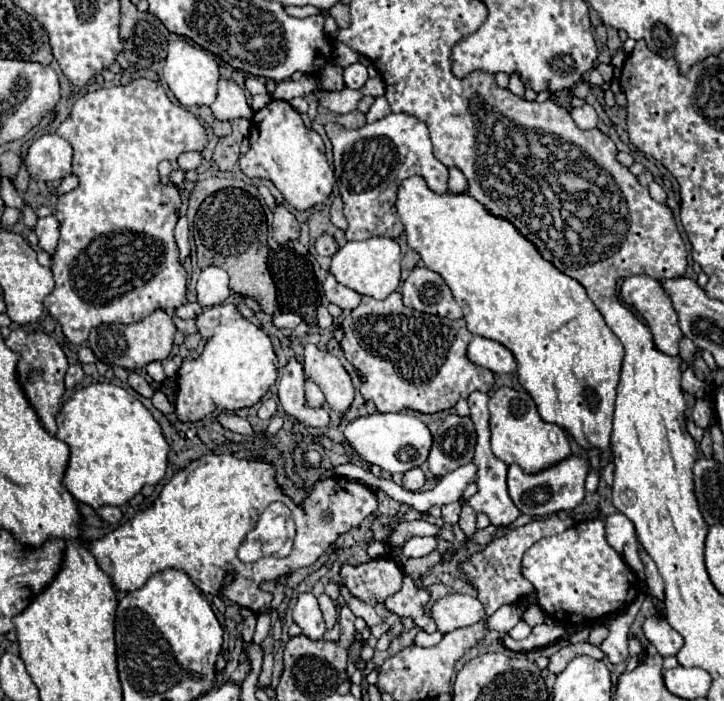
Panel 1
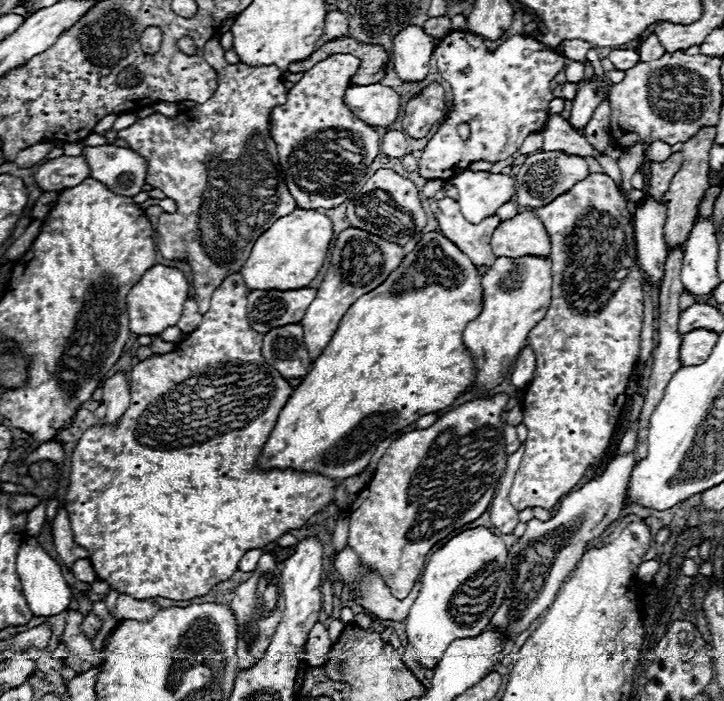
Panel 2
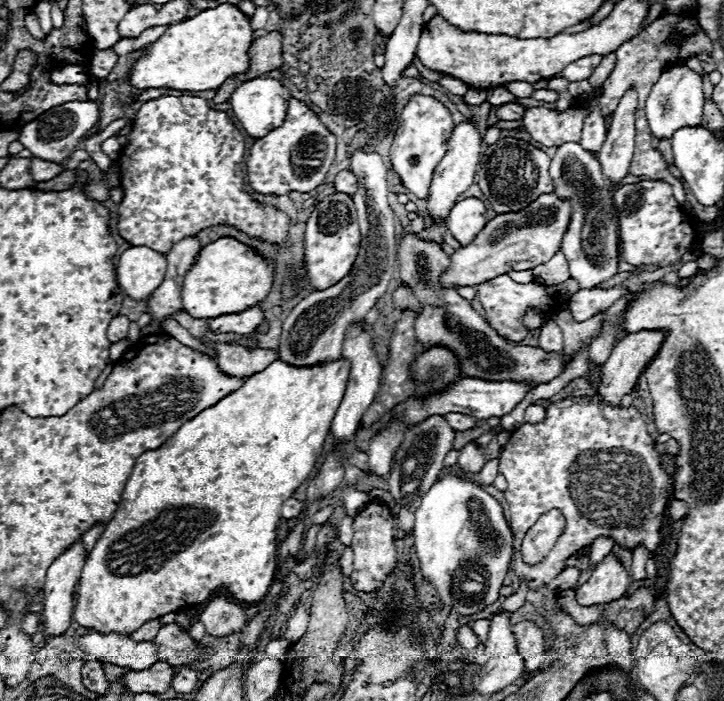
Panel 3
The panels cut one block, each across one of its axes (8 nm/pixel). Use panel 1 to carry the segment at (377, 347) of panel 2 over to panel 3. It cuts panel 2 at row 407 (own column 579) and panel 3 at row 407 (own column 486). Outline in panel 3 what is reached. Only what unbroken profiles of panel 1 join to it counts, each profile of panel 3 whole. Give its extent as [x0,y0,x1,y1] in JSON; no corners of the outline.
[72,358,350,634]

